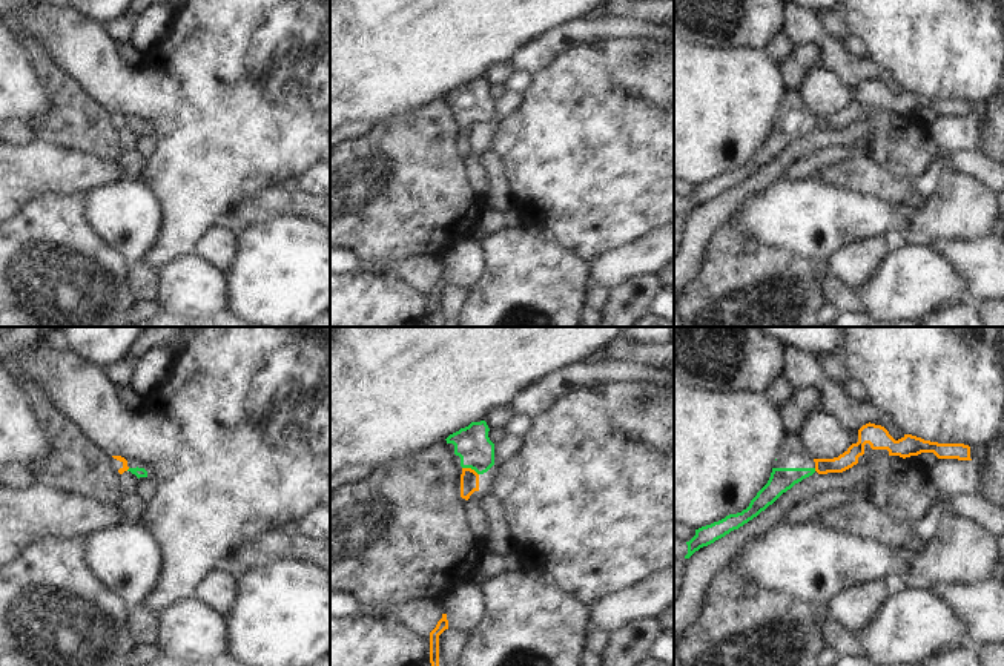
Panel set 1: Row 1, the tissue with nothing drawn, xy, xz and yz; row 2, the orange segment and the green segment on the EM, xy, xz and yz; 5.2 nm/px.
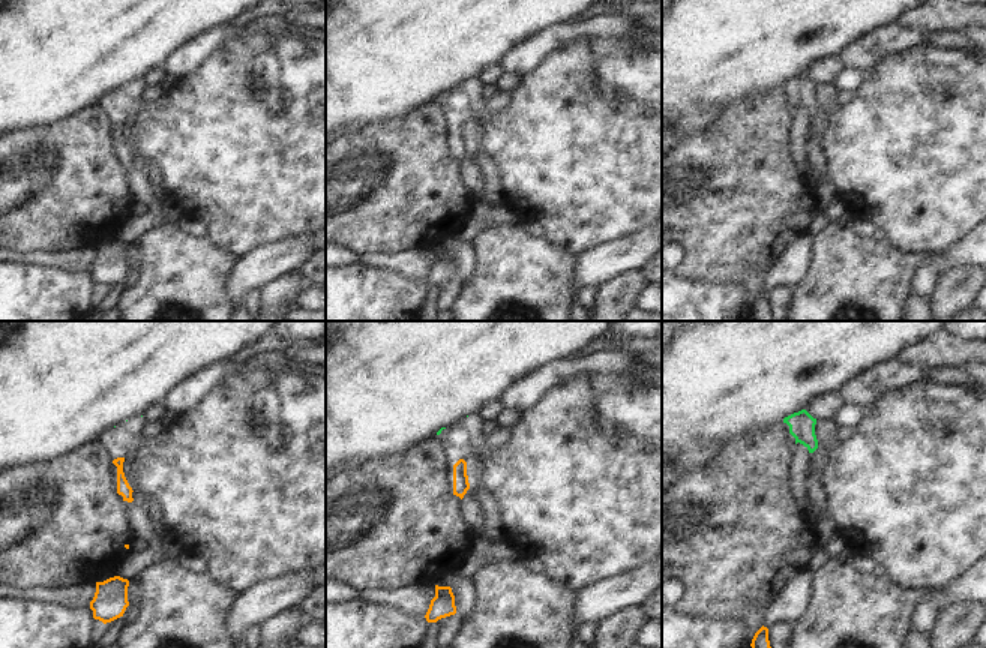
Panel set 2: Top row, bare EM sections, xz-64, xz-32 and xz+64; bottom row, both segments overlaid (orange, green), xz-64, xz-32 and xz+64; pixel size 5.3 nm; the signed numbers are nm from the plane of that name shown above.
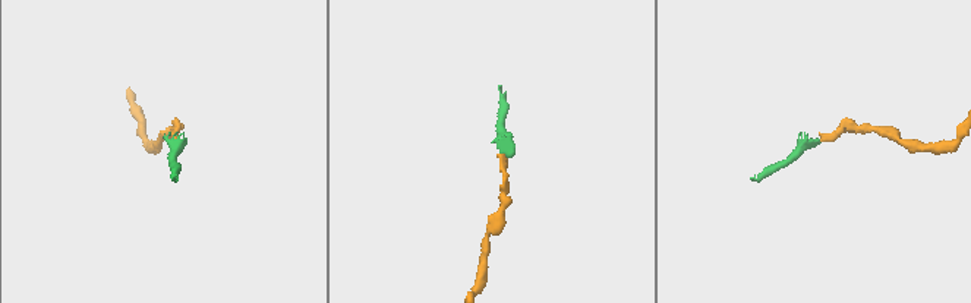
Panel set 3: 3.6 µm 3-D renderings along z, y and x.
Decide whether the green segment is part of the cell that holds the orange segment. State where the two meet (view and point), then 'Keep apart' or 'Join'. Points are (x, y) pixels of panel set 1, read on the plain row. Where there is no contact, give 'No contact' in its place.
Touches orange at xz (470, 125). Join.

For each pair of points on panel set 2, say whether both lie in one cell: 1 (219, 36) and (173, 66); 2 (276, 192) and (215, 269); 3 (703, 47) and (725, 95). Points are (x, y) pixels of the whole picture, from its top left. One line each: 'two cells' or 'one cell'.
1: one cell
2: two cells
3: one cell

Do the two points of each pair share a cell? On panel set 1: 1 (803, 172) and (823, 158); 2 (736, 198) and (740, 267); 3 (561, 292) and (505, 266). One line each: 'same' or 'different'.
1: same
2: different
3: same

